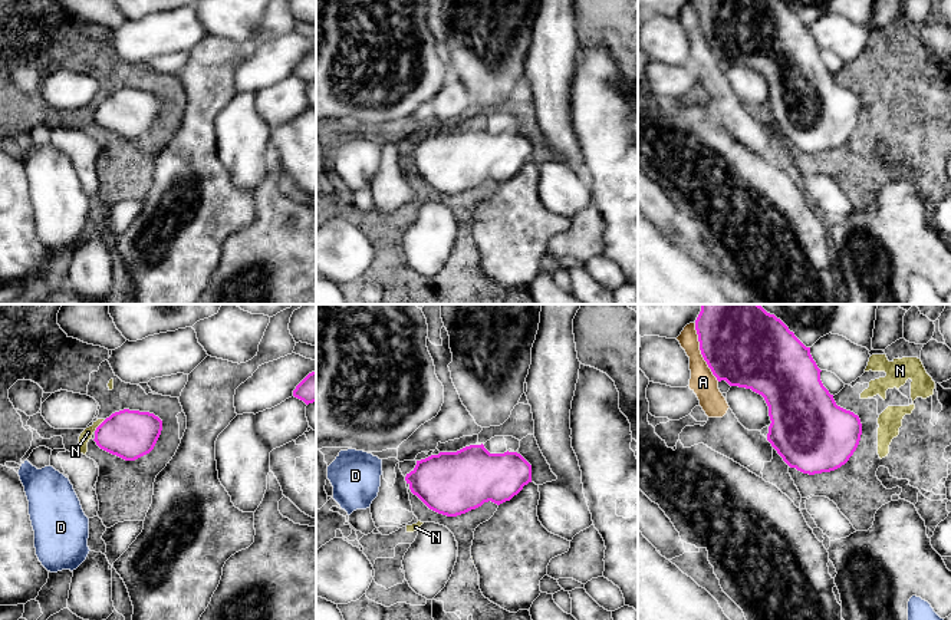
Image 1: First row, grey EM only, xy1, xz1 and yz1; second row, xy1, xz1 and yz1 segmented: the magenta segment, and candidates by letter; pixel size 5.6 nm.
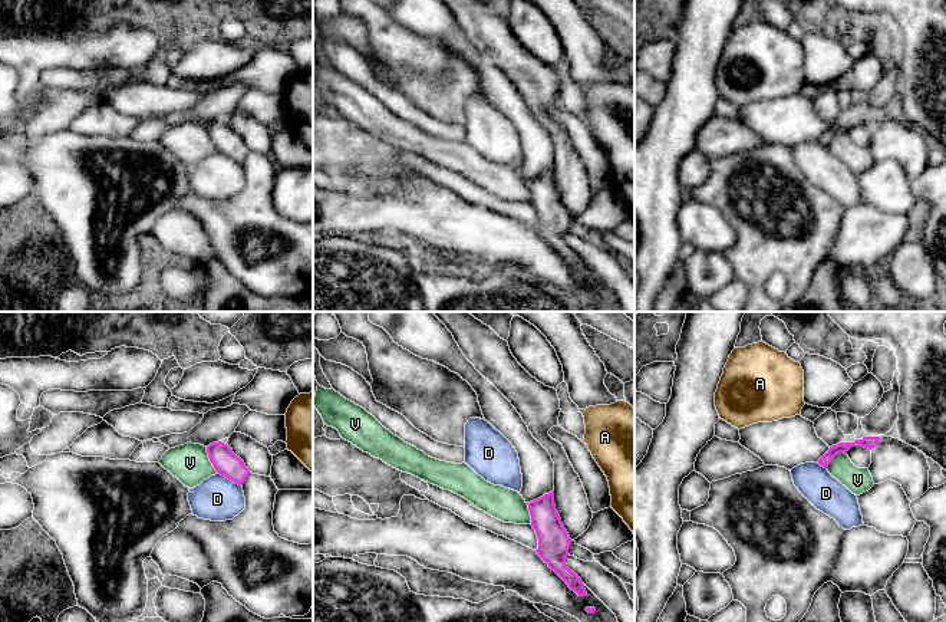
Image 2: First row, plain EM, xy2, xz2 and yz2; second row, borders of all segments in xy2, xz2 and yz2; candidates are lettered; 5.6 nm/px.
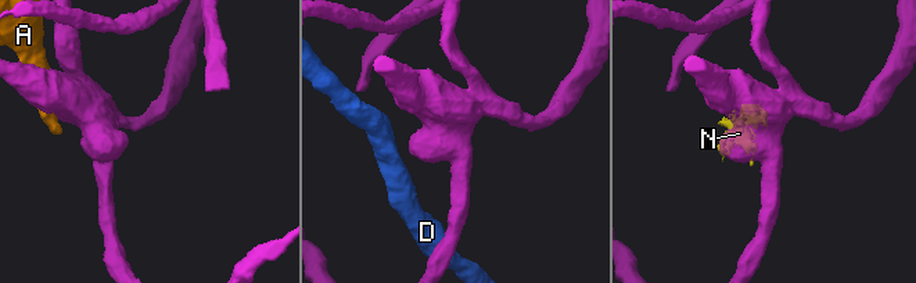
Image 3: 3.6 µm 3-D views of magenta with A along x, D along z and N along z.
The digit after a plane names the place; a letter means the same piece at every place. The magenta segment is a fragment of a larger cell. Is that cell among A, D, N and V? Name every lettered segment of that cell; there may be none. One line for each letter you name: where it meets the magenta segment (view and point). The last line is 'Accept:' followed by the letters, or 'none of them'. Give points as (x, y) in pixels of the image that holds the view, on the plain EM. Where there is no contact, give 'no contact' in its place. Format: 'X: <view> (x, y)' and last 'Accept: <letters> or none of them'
Accept: none of them

